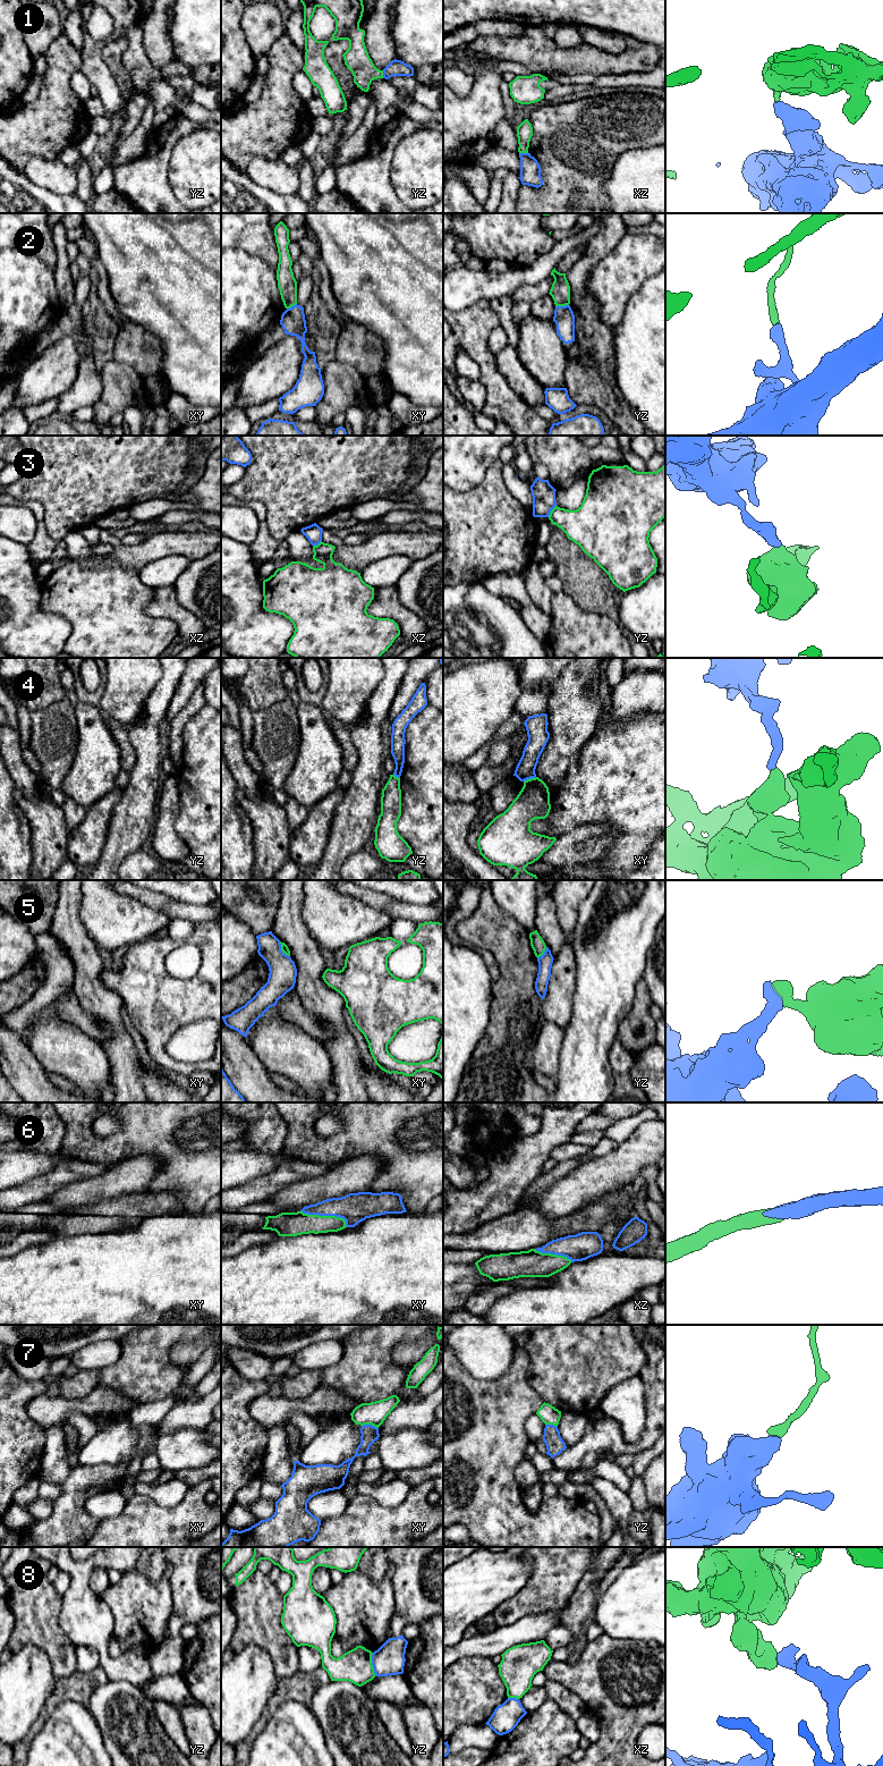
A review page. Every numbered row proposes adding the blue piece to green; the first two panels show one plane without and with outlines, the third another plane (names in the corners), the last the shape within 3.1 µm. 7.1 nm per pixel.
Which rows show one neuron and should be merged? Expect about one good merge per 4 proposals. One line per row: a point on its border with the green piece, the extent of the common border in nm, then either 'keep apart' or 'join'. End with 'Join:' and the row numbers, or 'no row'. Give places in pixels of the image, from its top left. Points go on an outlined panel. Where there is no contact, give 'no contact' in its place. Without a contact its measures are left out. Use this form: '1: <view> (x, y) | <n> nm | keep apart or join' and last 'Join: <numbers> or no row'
1: xz (523, 152) | 70 nm | keep apart
2: yz (561, 305) | 100 nm | keep apart
3: yz (551, 510) | 110 nm | keep apart
4: xy (531, 778) | 100 nm | keep apart
5: xy (281, 949) | 130 nm | keep apart
6: xy (325, 1216) | 360 nm | join
7: xy (370, 1424) | 120 nm | keep apart
8: yz (371, 1664) | 170 nm | keep apart
Join: 6

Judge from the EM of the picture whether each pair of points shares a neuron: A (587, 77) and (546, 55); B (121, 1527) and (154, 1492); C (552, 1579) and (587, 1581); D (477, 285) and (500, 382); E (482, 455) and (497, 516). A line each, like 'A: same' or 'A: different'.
A: different
B: different
C: different
D: different
E: different

